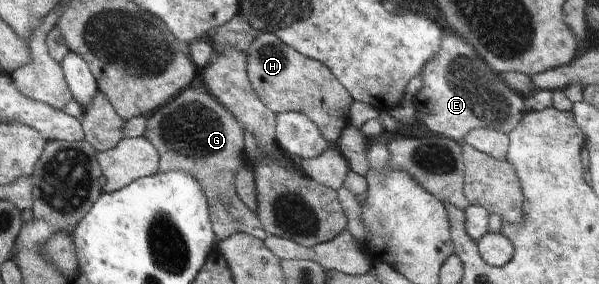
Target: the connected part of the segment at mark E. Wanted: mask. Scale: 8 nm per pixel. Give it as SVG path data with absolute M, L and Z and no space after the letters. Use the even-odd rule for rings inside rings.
M446 29L442 37L440 50L423 67L423 87L411 101L416 109L416 119L425 124L434 134L462 143L465 135L475 128L491 128L508 134L519 125L527 109L525 97L511 91L502 80L500 74L495 73L485 60L461 36Z

